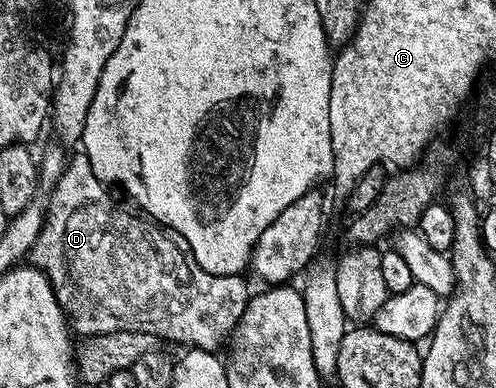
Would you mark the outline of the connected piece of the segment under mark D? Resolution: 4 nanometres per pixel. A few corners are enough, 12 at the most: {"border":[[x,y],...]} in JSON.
{"border":[[83,151],[28,256],[84,337],[219,350],[248,306]]}

